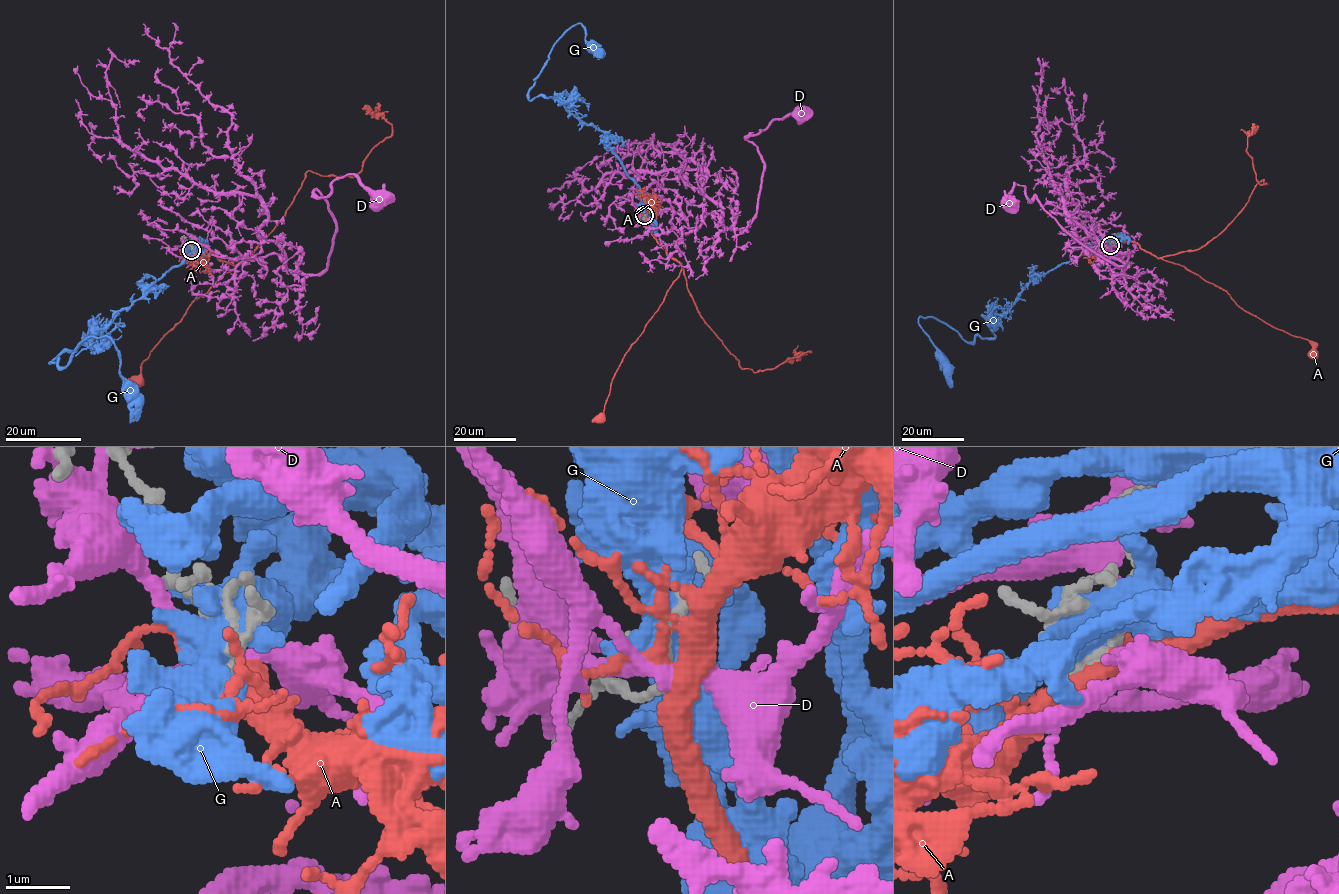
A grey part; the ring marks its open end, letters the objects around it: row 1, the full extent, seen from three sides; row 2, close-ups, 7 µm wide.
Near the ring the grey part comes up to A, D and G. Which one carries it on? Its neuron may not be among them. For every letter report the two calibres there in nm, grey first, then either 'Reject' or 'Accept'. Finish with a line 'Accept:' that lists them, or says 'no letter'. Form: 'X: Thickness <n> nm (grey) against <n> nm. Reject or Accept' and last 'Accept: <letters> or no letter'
A: Thickness 130 nm (grey) against 280 nm. Accept
D: Thickness 110 nm (grey) against 220 nm. Reject
G: Thickness 120 nm (grey) against 440 nm. Reject
Accept: A

